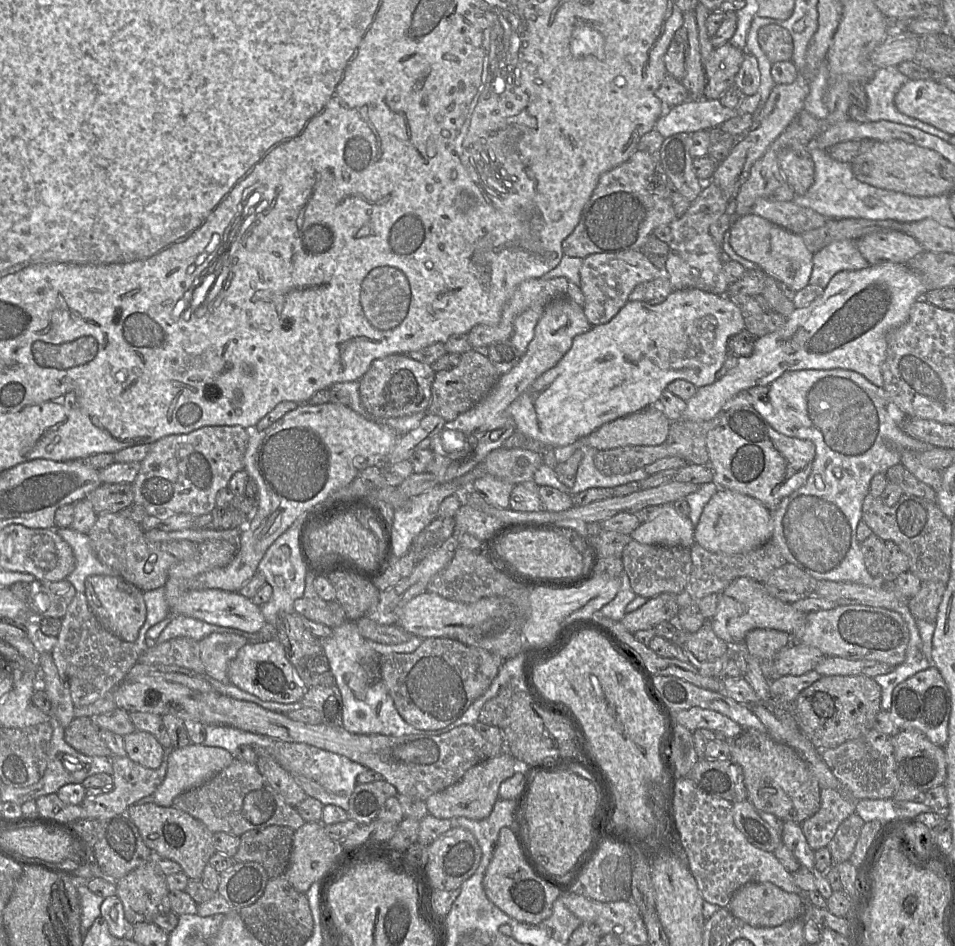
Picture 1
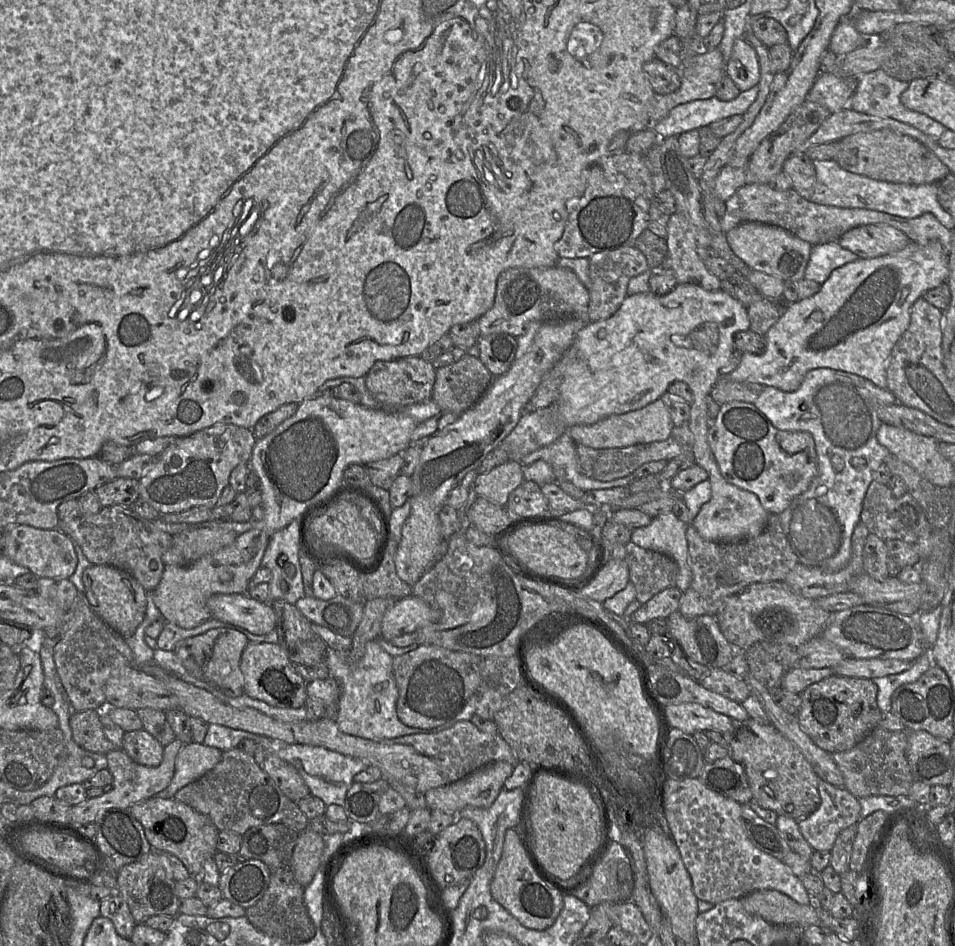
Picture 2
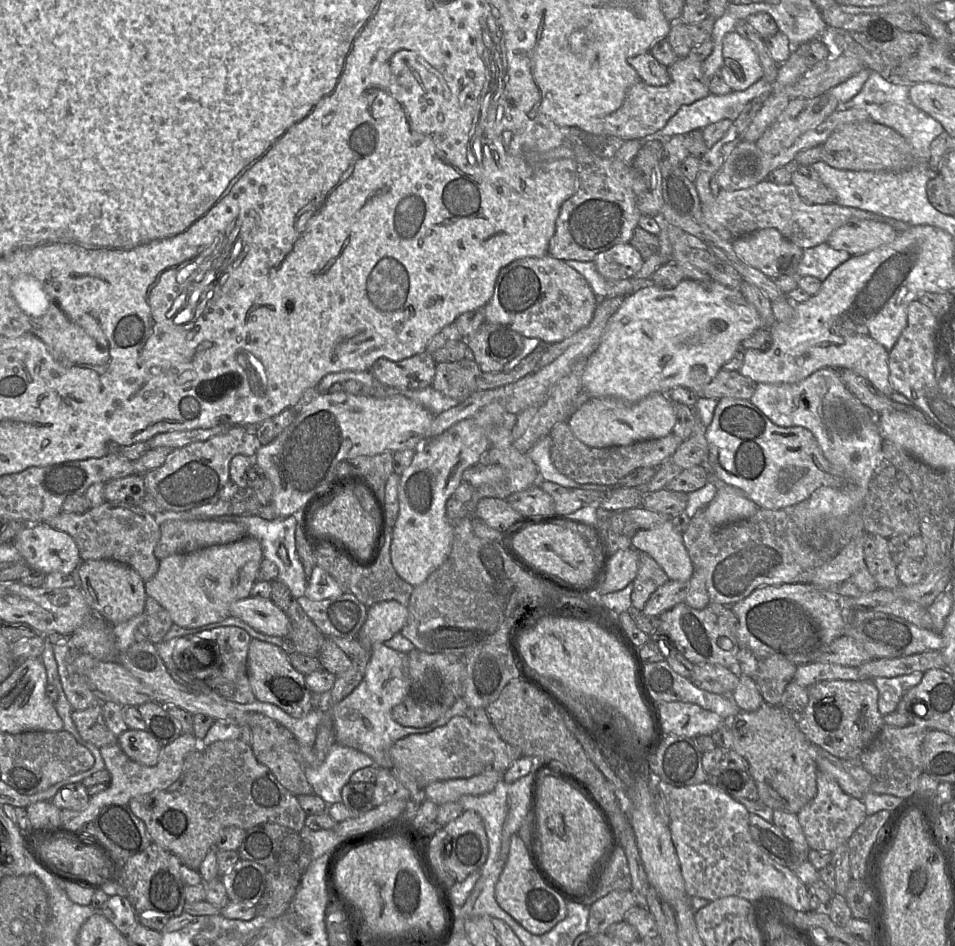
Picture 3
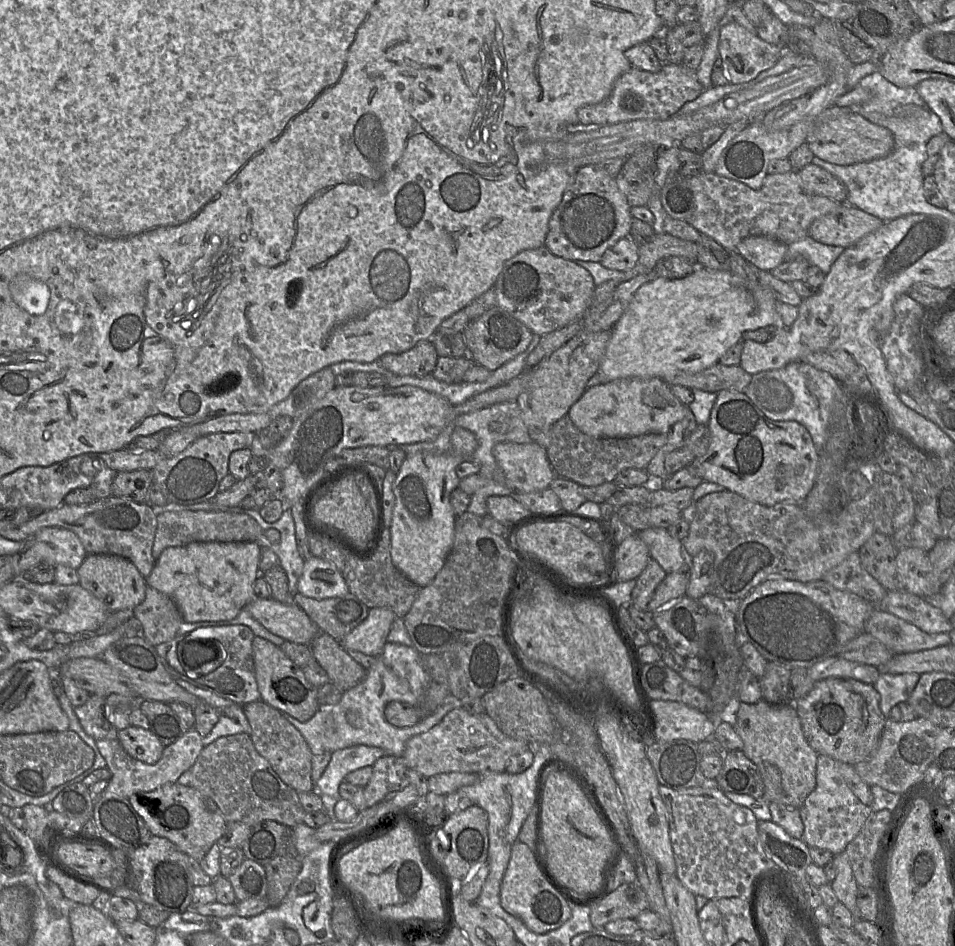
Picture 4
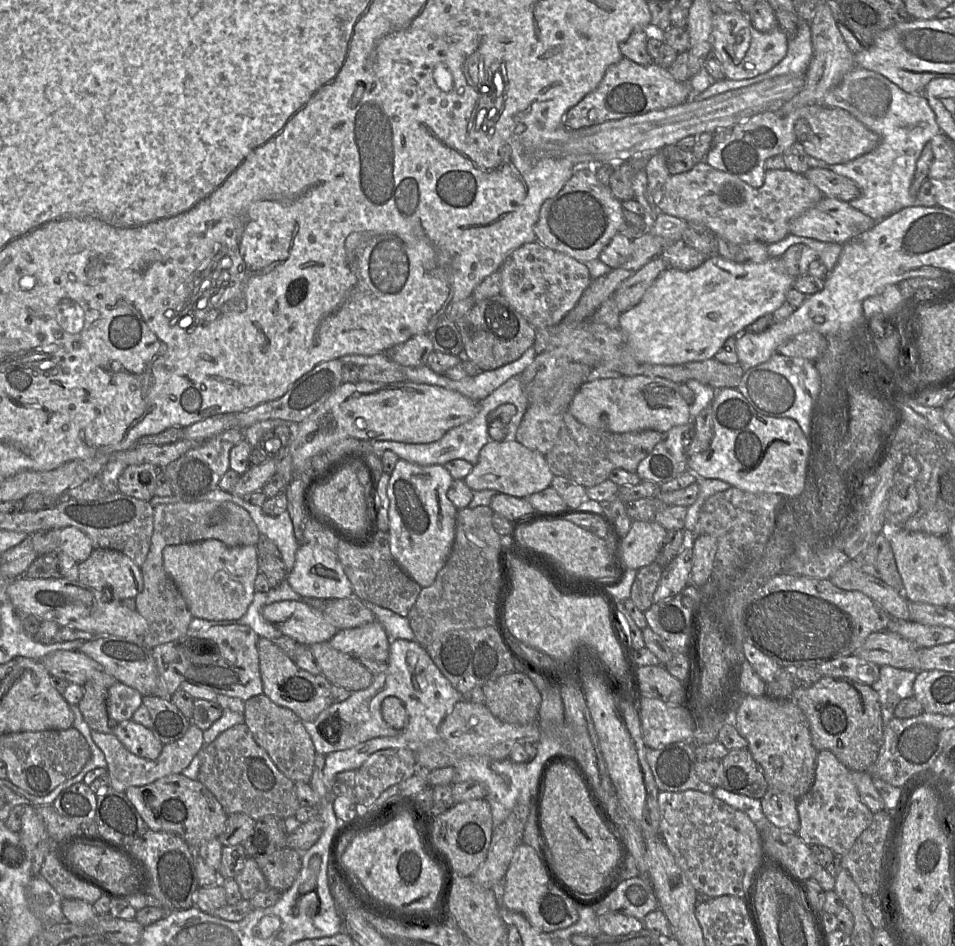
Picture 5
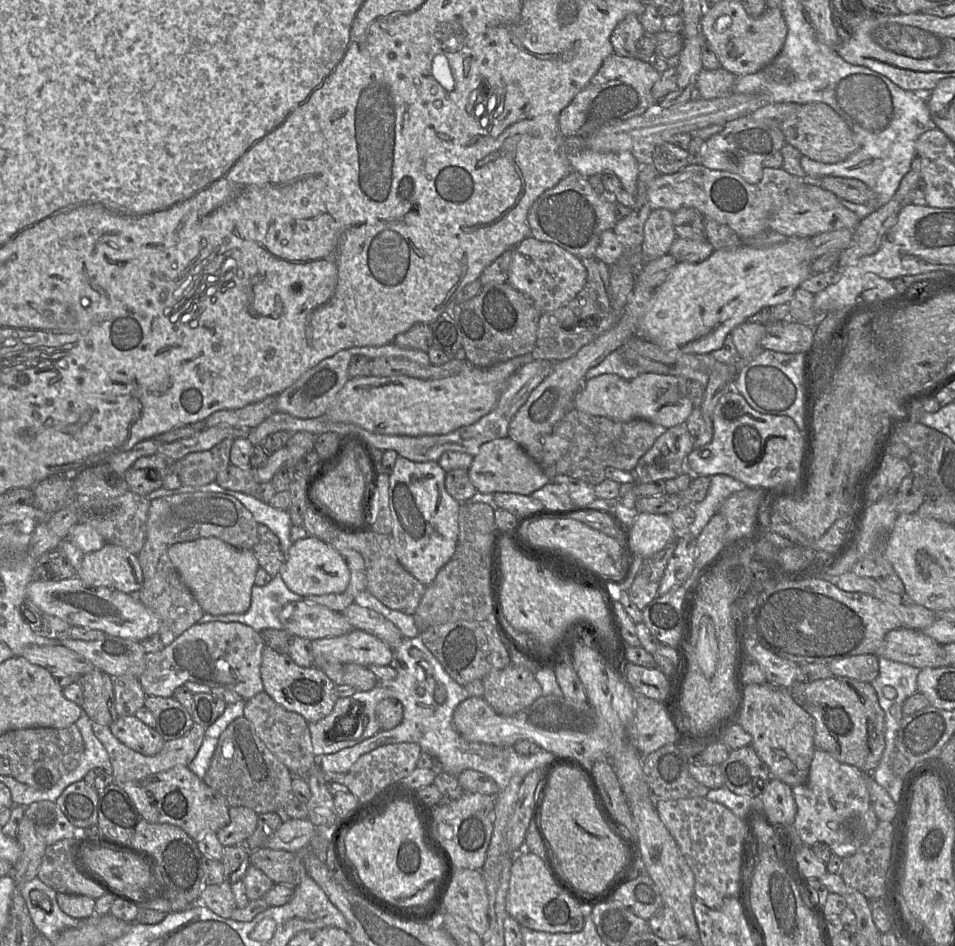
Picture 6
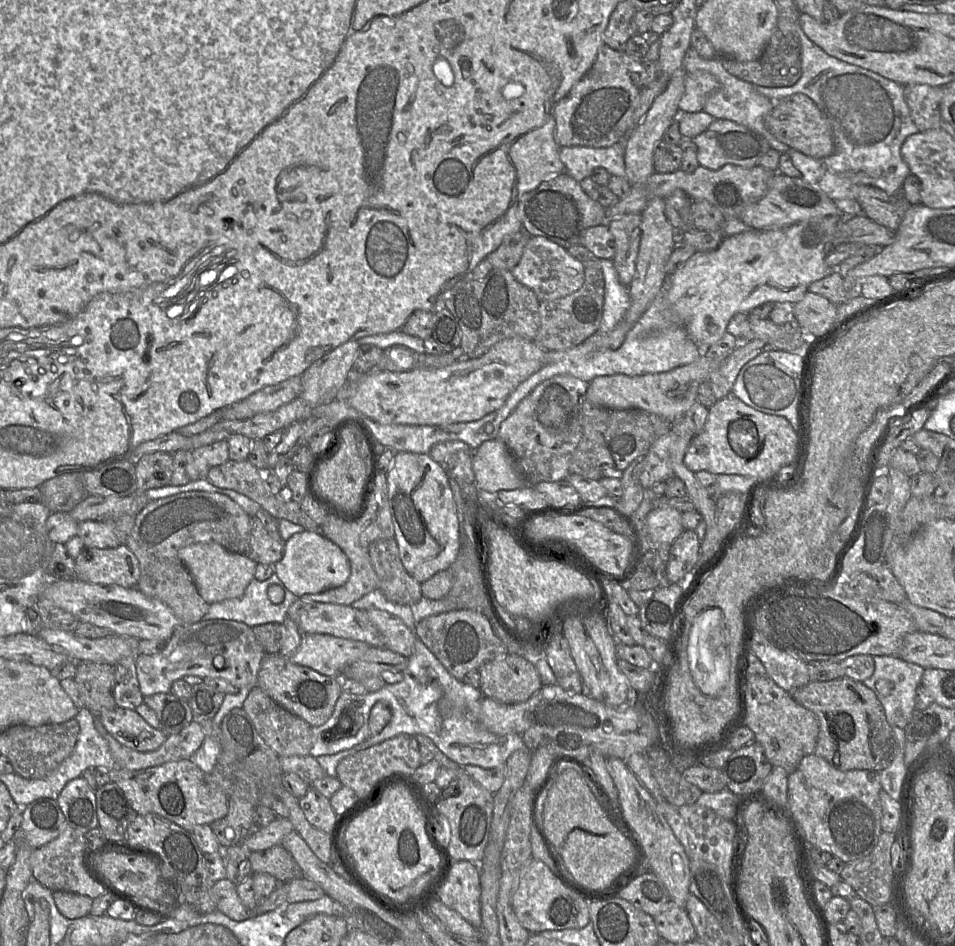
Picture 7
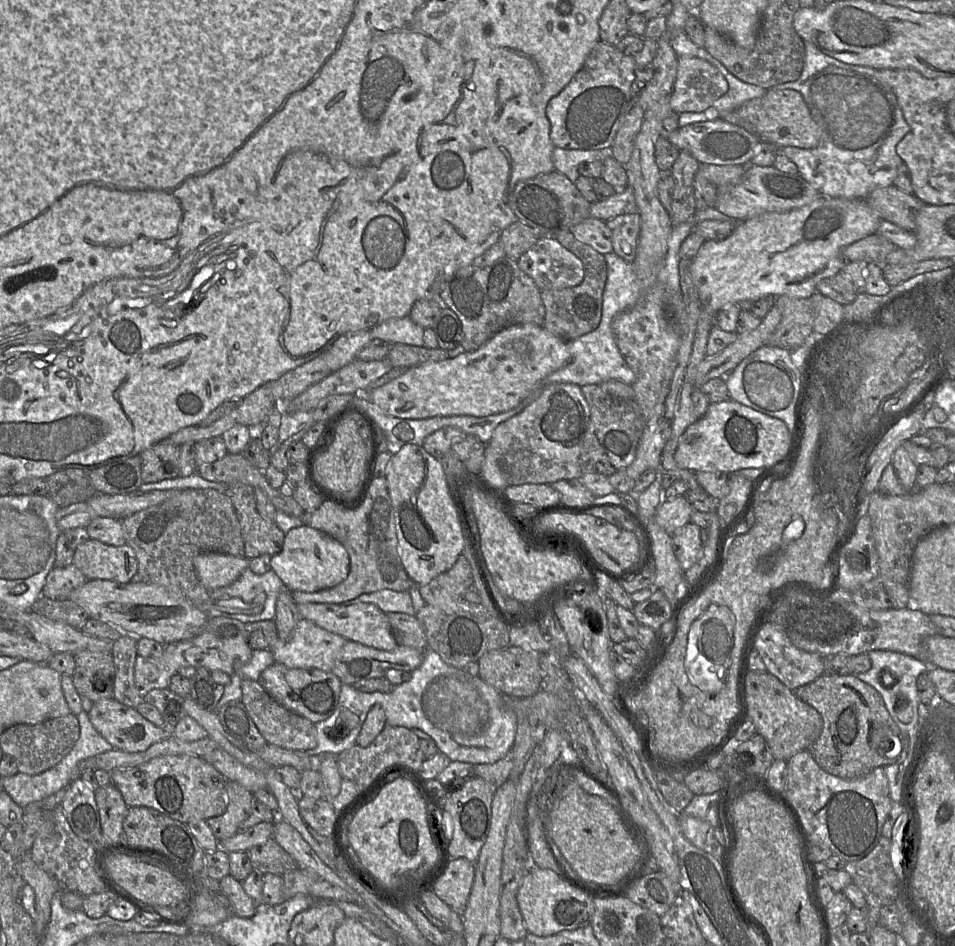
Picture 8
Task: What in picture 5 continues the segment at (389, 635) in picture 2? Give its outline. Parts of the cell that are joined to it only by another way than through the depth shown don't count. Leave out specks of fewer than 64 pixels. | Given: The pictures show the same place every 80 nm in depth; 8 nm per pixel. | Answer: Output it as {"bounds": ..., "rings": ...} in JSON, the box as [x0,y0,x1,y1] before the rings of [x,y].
{"bounds":[329,620,390,663],"rings":[[[375,620],[358,627],[339,630],[329,643],[333,648],[357,659],[367,658],[387,663],[390,641],[383,625]]]}

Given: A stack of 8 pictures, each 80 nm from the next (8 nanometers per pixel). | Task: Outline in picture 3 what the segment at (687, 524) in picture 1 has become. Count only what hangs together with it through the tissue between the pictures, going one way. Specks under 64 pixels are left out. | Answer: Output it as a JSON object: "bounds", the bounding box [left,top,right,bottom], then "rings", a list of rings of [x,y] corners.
{"bounds":[631,519,694,582],"rings":[[[671,519],[651,529],[639,529],[631,538],[632,548],[652,557],[670,580],[688,582],[694,568],[683,542]]]}

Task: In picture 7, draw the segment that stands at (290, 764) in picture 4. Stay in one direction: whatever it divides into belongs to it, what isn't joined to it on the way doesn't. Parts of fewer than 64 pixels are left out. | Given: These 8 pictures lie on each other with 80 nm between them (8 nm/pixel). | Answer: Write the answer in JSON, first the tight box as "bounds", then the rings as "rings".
{"bounds":[242,685,312,756],"rings":[[[258,685],[250,689],[242,707],[258,734],[278,756],[309,755],[312,748],[312,726],[304,719],[277,704]]]}

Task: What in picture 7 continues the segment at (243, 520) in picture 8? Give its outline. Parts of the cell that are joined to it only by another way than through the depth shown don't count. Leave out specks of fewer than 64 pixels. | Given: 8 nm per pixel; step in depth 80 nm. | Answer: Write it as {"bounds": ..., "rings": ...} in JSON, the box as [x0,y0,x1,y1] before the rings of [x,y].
{"bounds":[248,517,285,565],"rings":[[[252,517],[252,531],[248,557],[257,564],[274,565],[284,554],[285,541],[281,536],[271,536],[261,521]]]}

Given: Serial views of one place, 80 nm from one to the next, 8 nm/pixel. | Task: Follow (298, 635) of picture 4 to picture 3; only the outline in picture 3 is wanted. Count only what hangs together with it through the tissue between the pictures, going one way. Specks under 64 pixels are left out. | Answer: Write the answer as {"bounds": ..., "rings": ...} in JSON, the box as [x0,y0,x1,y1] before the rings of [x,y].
{"bounds":[230,597,289,638],"rings":[[[247,597],[230,607],[230,616],[237,617],[255,630],[284,638],[289,631],[289,618],[270,598]]]}

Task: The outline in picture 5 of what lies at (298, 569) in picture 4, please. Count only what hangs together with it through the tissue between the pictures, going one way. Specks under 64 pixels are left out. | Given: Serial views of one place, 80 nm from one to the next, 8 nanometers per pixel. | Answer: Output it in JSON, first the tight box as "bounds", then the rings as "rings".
{"bounds":[230,493,299,574],"rings":[[[232,493],[230,496],[234,503],[248,511],[259,532],[275,542],[288,574],[294,567],[296,552],[299,547],[288,511],[285,510],[282,514],[272,517],[266,515],[260,506],[251,504],[244,497]]]}

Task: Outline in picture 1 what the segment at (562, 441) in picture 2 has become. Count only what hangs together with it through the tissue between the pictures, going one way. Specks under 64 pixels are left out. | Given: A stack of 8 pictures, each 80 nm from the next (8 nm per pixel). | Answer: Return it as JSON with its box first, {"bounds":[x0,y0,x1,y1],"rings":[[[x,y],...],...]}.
{"bounds":[540,443,648,495],"rings":[[[581,443],[574,448],[574,452],[581,450],[583,459],[581,460],[572,488],[568,488],[562,484],[558,478],[556,486],[549,484],[540,484],[542,486],[554,487],[564,493],[575,495],[590,488],[614,488],[630,482],[638,482],[646,479],[648,474],[644,468],[639,468],[629,473],[619,475],[605,475],[601,473],[594,464],[595,454],[599,451],[595,448],[585,447],[585,443]]]}

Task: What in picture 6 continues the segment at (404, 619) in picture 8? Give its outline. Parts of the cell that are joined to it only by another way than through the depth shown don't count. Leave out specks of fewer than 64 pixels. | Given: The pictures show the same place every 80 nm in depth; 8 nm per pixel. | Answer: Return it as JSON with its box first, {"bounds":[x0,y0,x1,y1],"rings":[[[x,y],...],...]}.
{"bounds":[342,602,404,650],"rings":[[[354,602],[342,613],[354,629],[360,629],[378,637],[392,650],[397,649],[404,639],[394,623],[373,609],[362,607]]]}

